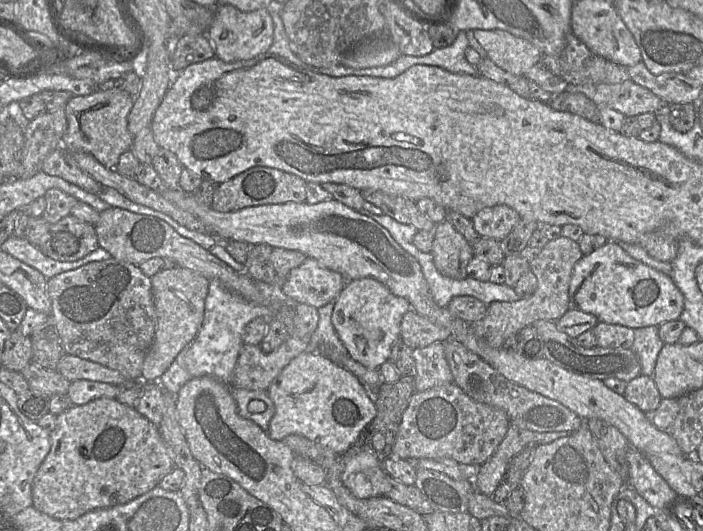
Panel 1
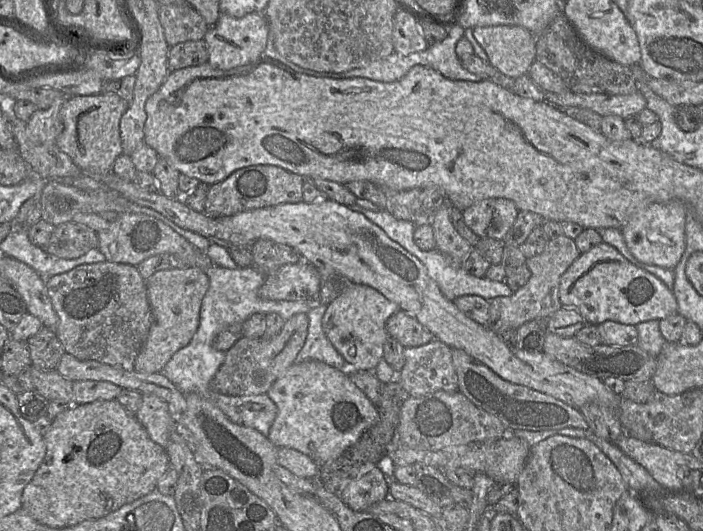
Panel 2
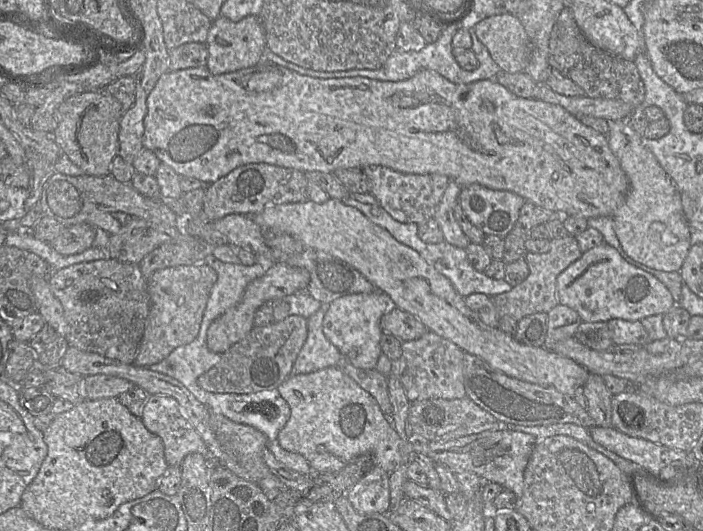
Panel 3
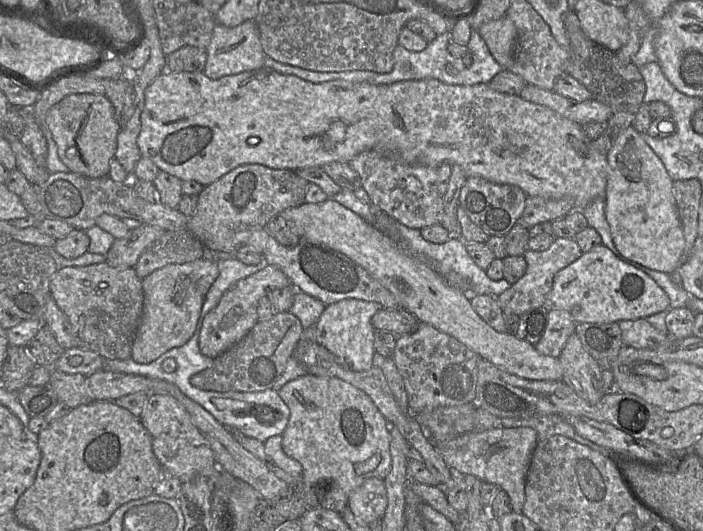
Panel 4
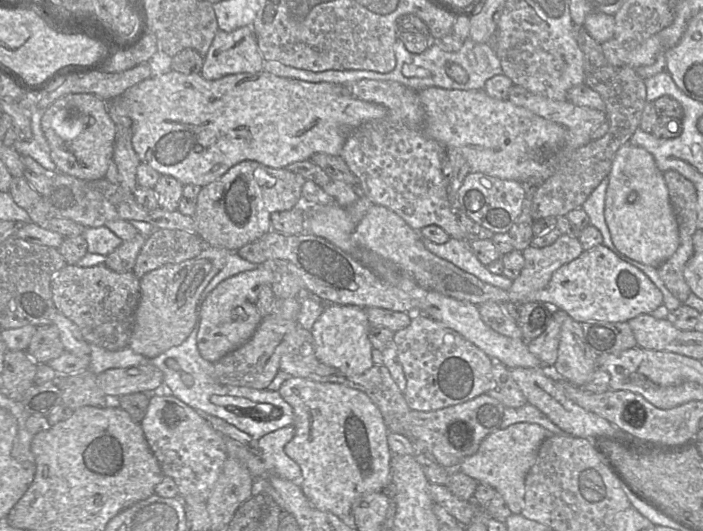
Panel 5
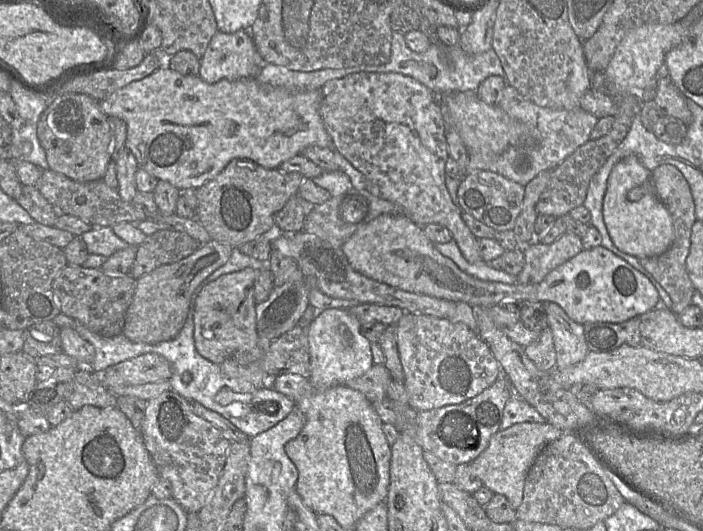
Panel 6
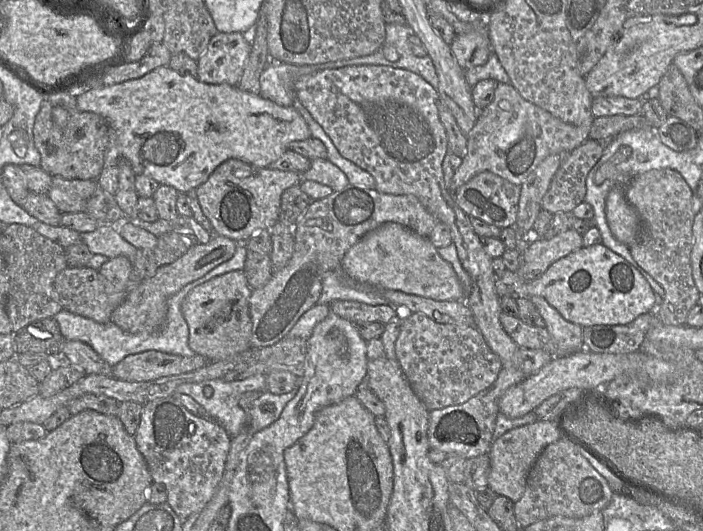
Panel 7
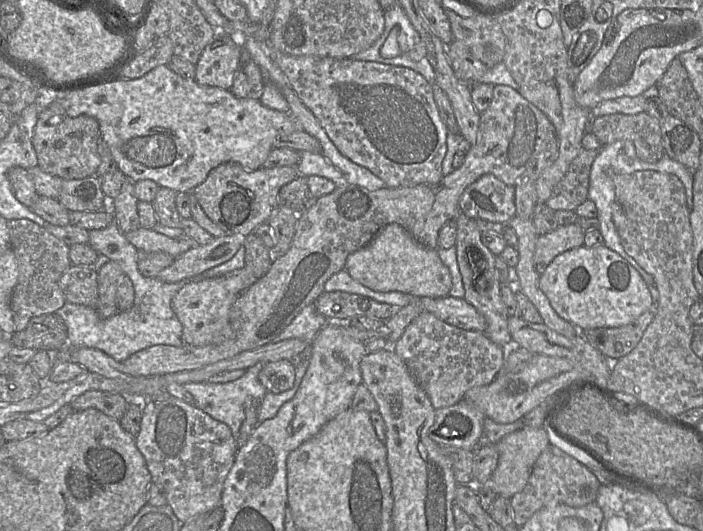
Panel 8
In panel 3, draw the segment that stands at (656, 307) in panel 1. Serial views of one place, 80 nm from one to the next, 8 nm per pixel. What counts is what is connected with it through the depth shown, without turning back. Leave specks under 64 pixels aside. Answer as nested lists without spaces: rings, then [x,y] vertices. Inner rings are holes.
[[[604,242],[570,264],[556,279],[559,304],[578,313],[582,322],[607,322],[612,319],[640,321],[648,316],[664,315],[675,306],[669,290],[656,277],[628,264]]]

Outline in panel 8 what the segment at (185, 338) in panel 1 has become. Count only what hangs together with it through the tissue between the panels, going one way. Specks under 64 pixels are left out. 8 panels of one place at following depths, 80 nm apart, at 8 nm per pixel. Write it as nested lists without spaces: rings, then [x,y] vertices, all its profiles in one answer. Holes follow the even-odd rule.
[[[242,235],[216,237],[206,245],[195,246],[163,269],[158,279],[167,283],[176,283],[203,274],[205,271],[229,261],[244,243]]]

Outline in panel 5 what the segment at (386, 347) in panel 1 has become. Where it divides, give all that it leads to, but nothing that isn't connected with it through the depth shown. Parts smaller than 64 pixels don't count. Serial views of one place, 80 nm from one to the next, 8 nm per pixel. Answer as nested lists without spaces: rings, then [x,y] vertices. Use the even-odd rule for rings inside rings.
[[[326,305],[311,329],[318,360],[346,375],[364,373],[374,365],[371,355],[373,347],[368,339],[369,328],[363,308],[355,305]]]

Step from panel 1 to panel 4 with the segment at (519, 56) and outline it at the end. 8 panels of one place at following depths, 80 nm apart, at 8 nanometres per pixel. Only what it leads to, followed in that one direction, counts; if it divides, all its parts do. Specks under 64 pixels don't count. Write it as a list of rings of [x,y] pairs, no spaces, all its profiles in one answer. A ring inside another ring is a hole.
[[[503,16],[482,24],[477,31],[495,60],[504,69],[510,69],[515,59],[517,43],[517,29],[513,21]]]

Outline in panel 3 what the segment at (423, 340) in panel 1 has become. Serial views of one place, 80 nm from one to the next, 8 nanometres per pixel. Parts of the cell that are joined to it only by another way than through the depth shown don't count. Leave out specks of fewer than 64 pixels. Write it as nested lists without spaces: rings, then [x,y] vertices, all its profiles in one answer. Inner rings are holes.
[[[396,306],[380,318],[382,333],[388,333],[400,341],[411,341],[420,338],[428,329],[412,314]]]

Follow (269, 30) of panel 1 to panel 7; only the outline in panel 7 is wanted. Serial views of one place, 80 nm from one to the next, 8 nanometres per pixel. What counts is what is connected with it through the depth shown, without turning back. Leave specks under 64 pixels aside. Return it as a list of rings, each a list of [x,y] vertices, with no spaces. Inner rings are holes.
[[[217,32],[197,60],[197,79],[237,86],[249,54],[249,35]]]

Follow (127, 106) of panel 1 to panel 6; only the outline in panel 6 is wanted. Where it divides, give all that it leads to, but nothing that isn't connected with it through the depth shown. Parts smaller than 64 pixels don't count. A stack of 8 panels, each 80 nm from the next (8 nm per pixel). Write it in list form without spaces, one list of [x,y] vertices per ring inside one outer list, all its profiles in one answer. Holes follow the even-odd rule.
[[[70,93],[50,97],[37,123],[37,138],[45,151],[49,169],[76,182],[102,179],[111,161],[112,131],[109,118],[100,109],[99,101],[87,94]]]

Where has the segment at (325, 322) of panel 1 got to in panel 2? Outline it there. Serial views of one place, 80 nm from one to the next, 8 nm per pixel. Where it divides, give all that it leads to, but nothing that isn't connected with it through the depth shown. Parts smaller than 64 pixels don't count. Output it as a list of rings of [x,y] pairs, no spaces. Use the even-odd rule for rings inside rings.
[[[316,304],[308,314],[308,334],[304,346],[298,353],[294,363],[309,360],[323,362],[336,367],[349,375],[349,366],[342,355],[331,344],[322,327],[322,318],[327,310],[327,305]]]

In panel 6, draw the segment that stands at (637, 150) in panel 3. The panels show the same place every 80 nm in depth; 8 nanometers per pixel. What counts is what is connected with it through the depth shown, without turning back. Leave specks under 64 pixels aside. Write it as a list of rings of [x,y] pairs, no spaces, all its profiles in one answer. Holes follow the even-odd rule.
[[[624,157],[612,168],[603,199],[603,221],[613,244],[622,252],[637,259],[656,257],[666,252],[674,240],[671,216],[653,193],[646,193],[638,201],[630,201],[628,192],[645,184],[651,175],[639,159]]]

